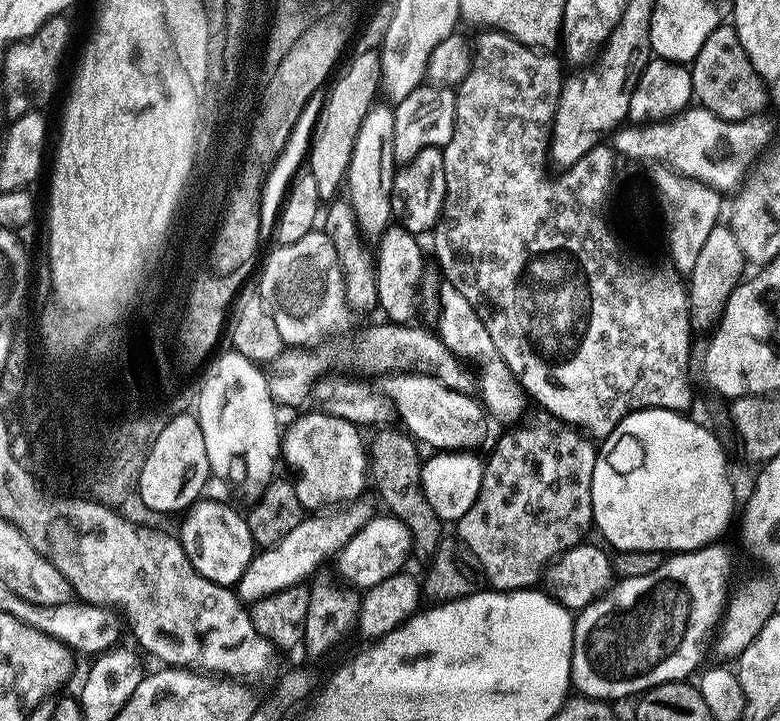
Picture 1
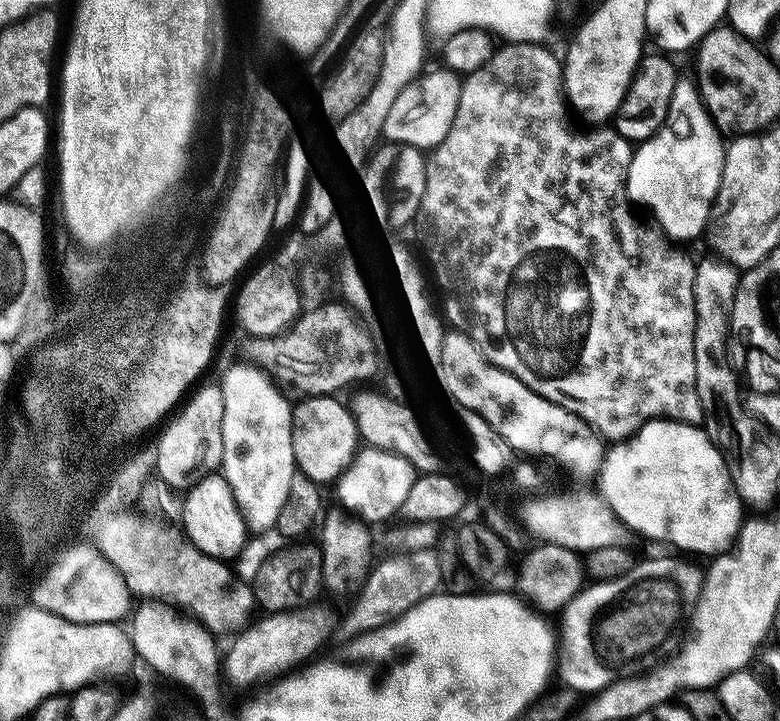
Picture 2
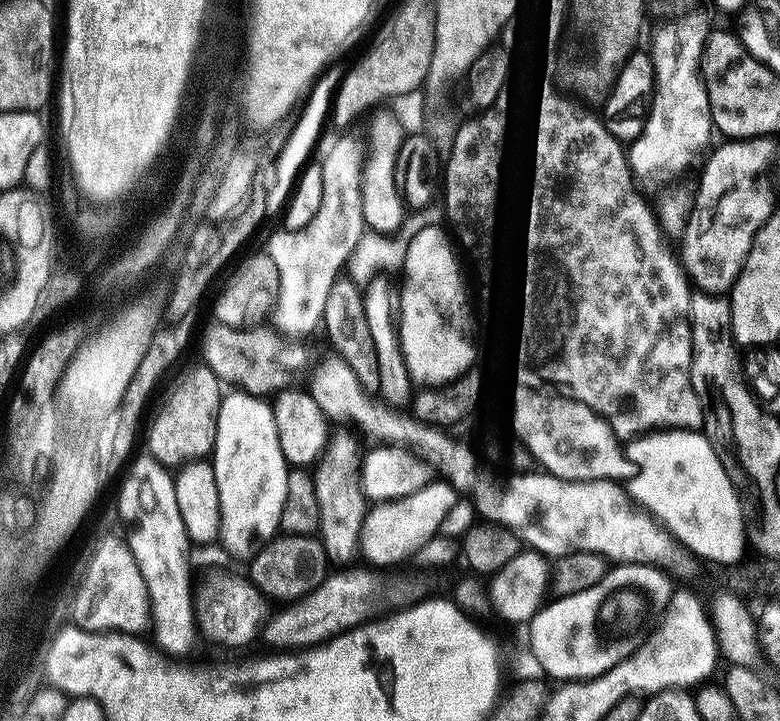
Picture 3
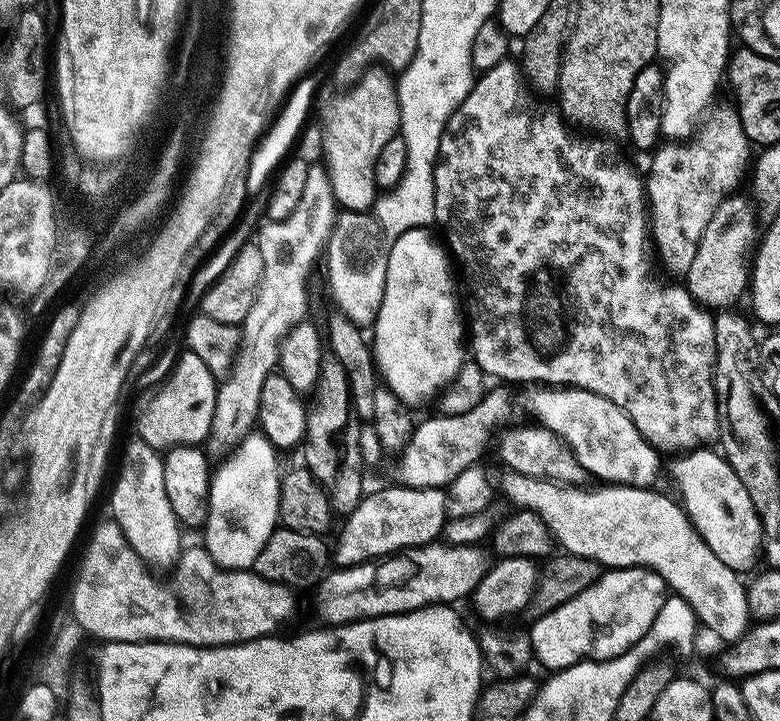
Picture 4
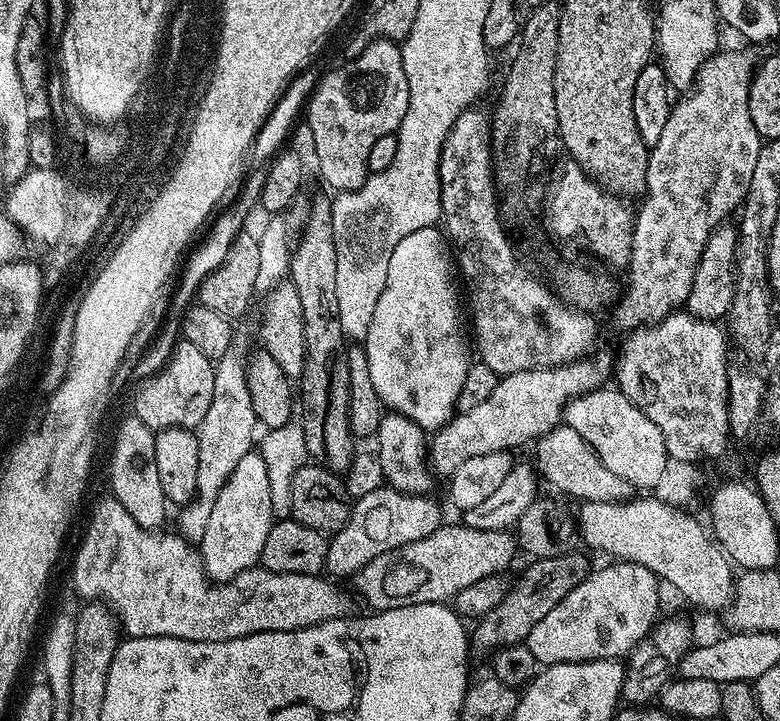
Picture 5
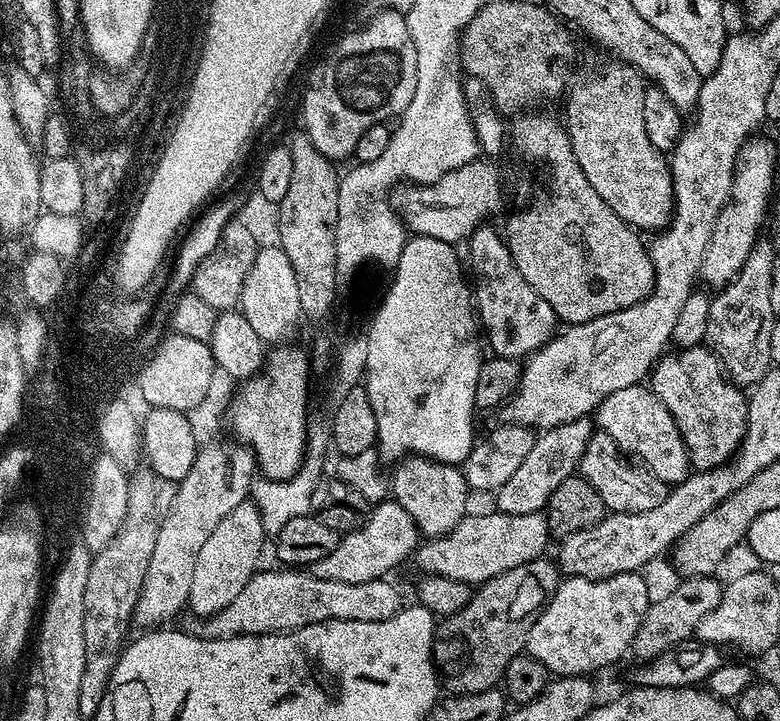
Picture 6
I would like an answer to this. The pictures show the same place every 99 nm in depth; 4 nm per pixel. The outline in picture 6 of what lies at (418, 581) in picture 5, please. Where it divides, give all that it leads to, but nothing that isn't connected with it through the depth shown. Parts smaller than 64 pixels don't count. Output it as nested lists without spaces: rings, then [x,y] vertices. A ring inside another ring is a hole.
[[[489,510],[485,516],[465,515],[445,536],[421,543],[414,561],[421,573],[445,576],[469,586],[479,586],[514,566],[541,559],[550,541],[550,521],[543,511],[534,514],[506,514]]]

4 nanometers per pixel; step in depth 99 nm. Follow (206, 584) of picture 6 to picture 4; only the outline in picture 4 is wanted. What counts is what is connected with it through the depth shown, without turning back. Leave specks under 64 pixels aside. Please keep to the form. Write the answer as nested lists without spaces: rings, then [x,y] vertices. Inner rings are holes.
[[[256,430],[253,431],[253,436],[248,436],[224,461],[220,464],[220,469],[215,469],[212,472],[212,485],[208,488],[208,520],[204,524],[202,529],[202,535],[204,535],[204,540],[202,540],[203,547],[207,548],[210,558],[214,558],[214,562],[220,568],[229,568],[235,572],[242,572],[251,569],[254,558],[258,558],[258,553],[261,552],[262,546],[266,546],[266,538],[270,538],[270,534],[276,531],[278,527],[278,521],[280,518],[280,511],[278,510],[278,498],[280,497],[280,477],[282,475],[282,467],[276,461],[276,456],[278,456],[278,449],[265,438],[264,433]]]

